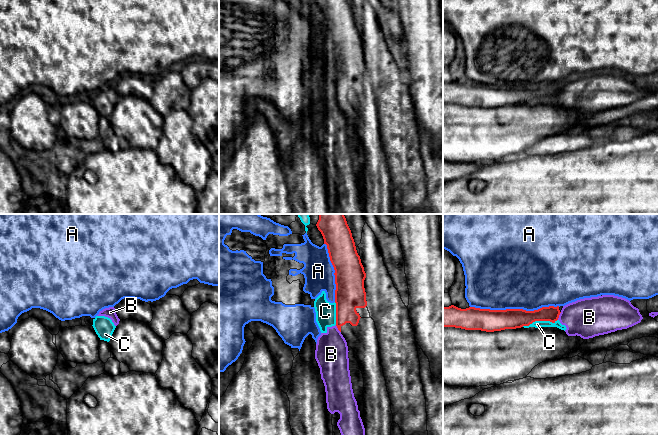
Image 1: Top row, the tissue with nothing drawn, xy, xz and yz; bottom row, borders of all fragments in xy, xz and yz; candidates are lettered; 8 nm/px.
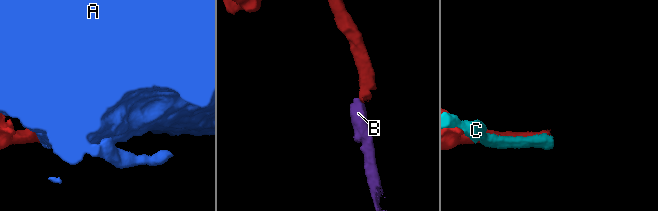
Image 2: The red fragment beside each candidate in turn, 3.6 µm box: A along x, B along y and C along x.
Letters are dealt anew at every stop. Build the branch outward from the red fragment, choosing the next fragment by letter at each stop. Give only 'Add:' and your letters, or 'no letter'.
Add: no letter

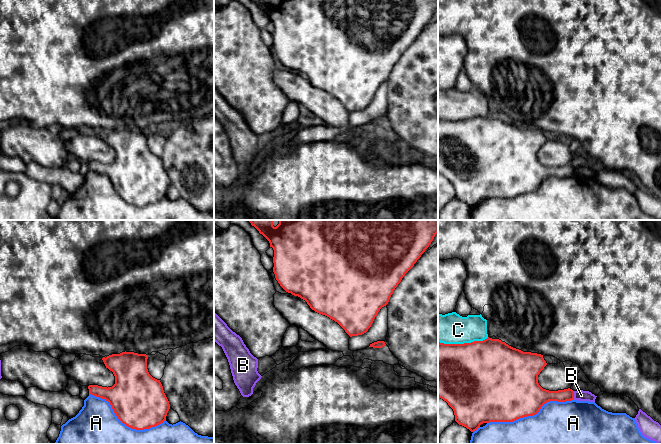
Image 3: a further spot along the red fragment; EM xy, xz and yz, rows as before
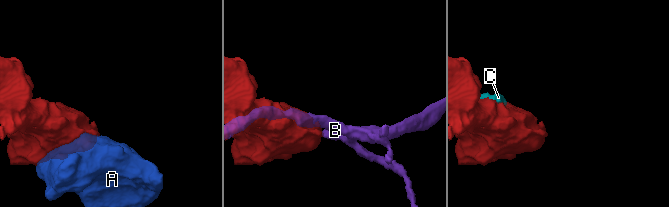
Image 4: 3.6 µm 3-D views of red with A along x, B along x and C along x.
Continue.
Add: no letter

